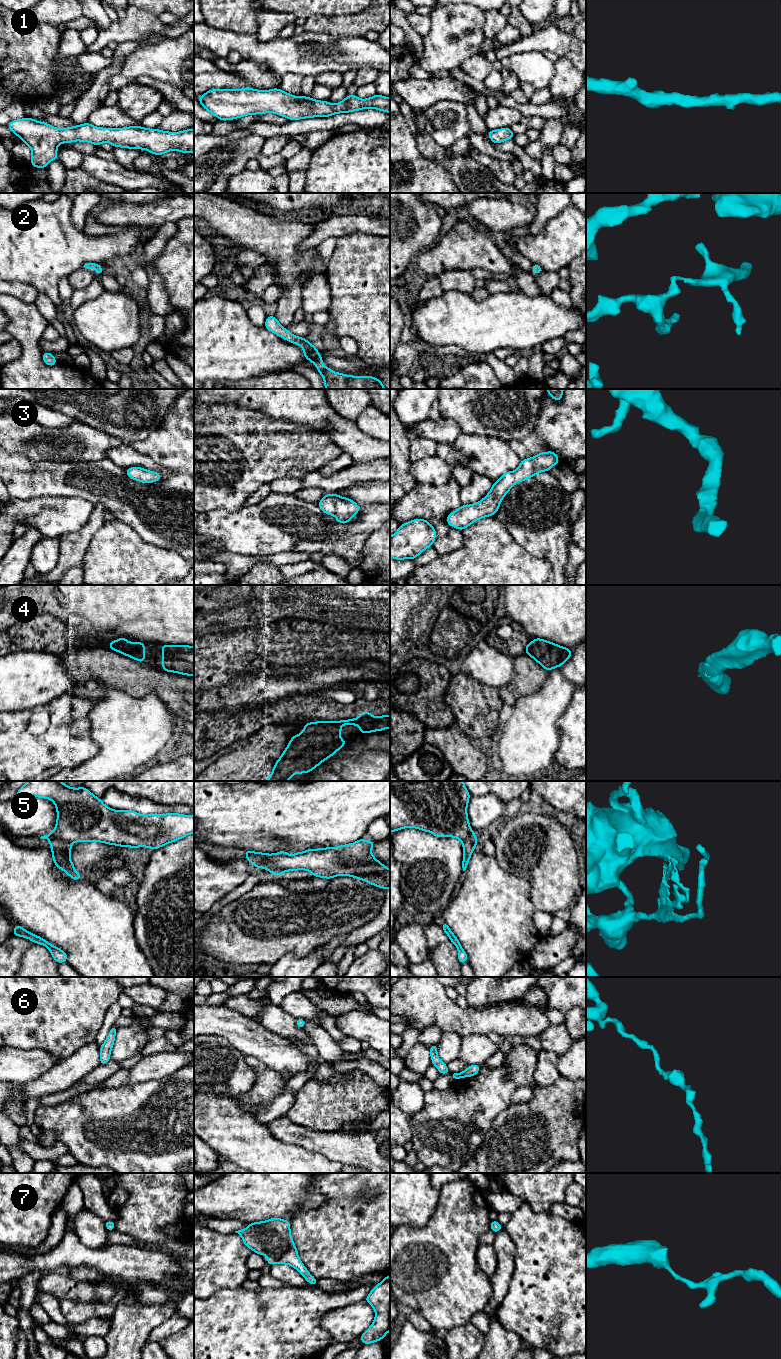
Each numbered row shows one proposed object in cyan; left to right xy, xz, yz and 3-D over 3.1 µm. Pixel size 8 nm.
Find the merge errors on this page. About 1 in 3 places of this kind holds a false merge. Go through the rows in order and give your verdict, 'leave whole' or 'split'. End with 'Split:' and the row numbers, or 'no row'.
1: leave whole
2: leave whole
3: leave whole
4: leave whole
5: split
6: leave whole
7: leave whole
Split: 5

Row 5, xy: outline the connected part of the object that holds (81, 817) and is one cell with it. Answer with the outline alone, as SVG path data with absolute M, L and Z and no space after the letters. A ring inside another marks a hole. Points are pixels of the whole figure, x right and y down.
M28 781L16 793L20 799L40 797L54 802L57 821L49 836L69 842L98 841L130 848L147 847L156 850L168 843L194 833L194 815L178 813L142 815L131 810L113 810L87 788L71 788L60 781Z

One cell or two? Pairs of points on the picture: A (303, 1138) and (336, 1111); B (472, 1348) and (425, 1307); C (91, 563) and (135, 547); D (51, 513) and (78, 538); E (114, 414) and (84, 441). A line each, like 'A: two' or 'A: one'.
A: two
B: two
C: one
D: two
E: two

